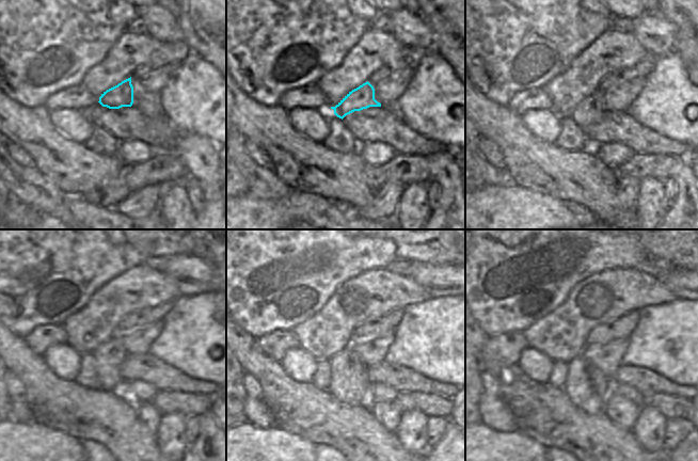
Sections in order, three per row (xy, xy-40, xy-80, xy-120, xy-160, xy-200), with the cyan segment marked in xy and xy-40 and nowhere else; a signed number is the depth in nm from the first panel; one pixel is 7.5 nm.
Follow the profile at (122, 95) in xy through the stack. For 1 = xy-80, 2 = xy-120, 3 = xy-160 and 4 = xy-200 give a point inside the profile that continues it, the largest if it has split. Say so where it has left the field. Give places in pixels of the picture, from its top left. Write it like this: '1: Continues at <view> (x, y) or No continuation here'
1: Continues at xy-80 (591, 109)
2: Continues at xy-120 (109, 356)
3: Continues at xy-160 (348, 383)
4: Continues at xy-200 (587, 386).

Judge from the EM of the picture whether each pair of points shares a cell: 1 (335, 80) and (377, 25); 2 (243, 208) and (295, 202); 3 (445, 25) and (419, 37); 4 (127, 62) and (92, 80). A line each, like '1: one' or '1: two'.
1: two
2: one
3: two
4: one

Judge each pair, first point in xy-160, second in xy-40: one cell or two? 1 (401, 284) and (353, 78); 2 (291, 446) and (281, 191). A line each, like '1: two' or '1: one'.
1: one
2: two

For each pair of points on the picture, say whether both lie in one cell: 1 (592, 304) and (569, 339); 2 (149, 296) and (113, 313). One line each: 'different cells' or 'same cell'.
1: same cell
2: same cell

